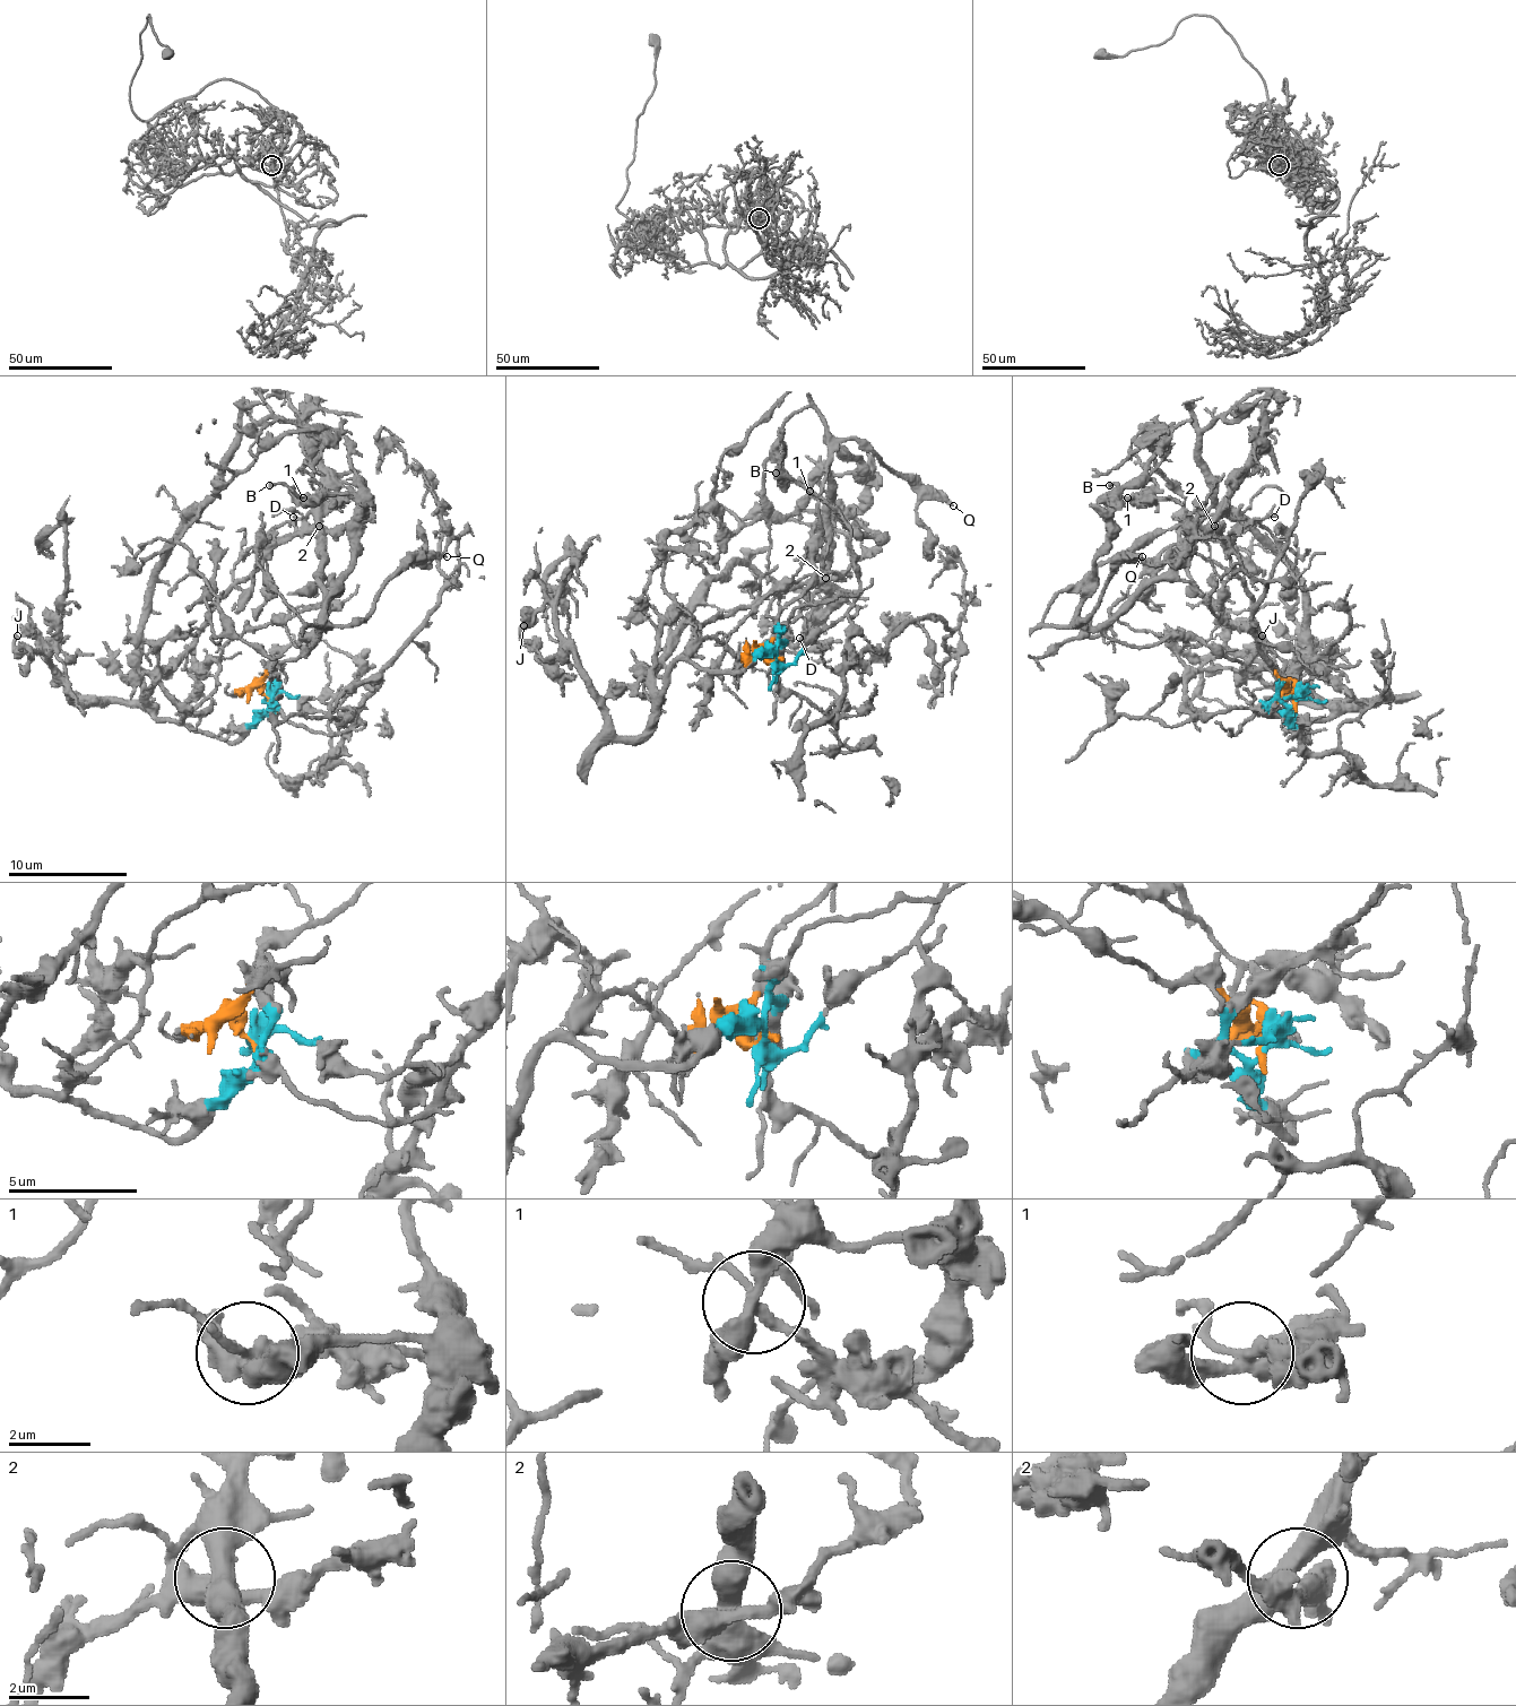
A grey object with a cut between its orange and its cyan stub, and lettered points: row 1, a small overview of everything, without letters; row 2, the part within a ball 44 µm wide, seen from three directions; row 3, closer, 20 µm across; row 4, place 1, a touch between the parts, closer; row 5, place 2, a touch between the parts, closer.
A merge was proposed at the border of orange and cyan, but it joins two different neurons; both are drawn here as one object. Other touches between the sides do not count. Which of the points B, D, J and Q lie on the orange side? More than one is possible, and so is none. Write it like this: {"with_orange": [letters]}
{"with_orange": ["D", "Q"]}

